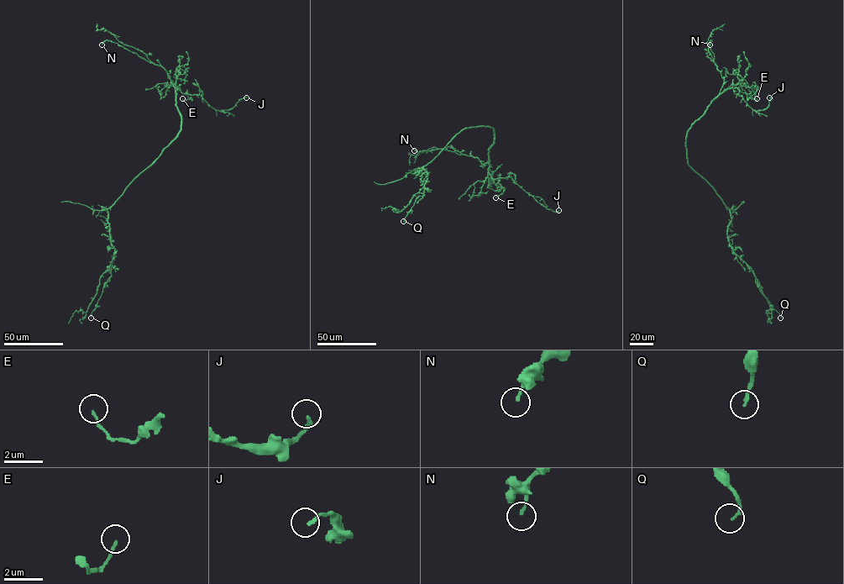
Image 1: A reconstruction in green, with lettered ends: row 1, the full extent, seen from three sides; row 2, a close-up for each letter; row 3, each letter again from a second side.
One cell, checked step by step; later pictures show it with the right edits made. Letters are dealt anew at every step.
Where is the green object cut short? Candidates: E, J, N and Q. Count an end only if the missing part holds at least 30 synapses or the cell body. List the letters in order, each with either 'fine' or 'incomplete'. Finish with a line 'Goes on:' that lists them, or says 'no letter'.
E: fine
J: fine
N: fine
Q: fine
Goes on: no letter

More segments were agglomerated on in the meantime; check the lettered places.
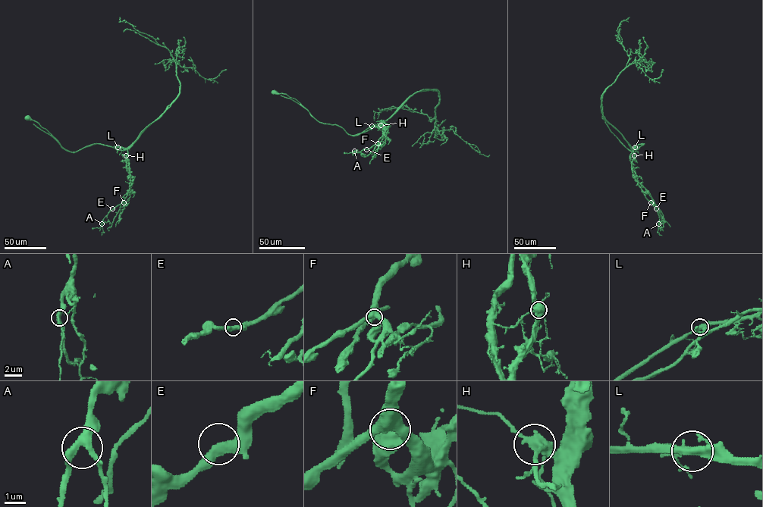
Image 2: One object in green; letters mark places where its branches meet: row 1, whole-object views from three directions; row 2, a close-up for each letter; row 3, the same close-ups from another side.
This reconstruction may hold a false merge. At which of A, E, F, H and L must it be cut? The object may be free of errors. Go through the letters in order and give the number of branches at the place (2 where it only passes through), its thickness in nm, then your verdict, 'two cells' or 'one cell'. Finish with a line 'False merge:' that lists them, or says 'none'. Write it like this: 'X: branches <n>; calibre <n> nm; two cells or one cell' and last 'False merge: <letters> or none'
A: branches 3; calibre 320 nm; one cell
E: branches 2; calibre 440 nm; one cell
F: branches 3; calibre 440 nm; one cell
H: branches 4; calibre 360 nm; two cells
L: branches 3; calibre 320 nm; one cell
False merge: H

